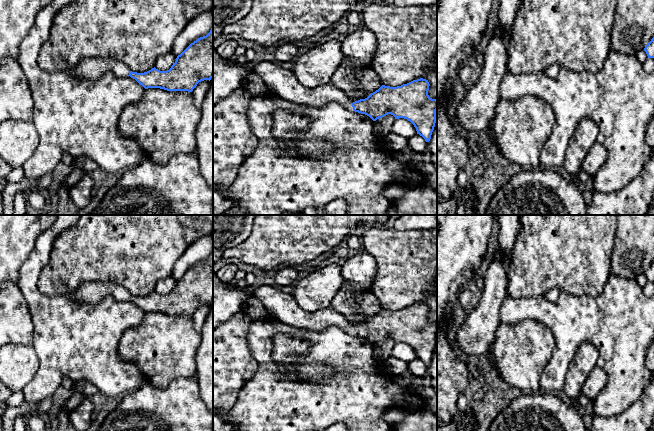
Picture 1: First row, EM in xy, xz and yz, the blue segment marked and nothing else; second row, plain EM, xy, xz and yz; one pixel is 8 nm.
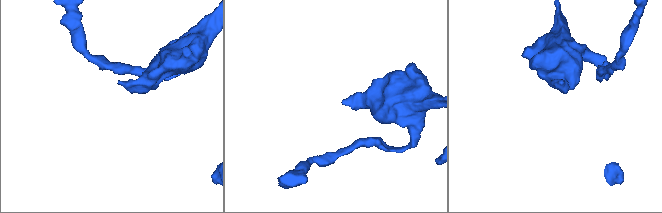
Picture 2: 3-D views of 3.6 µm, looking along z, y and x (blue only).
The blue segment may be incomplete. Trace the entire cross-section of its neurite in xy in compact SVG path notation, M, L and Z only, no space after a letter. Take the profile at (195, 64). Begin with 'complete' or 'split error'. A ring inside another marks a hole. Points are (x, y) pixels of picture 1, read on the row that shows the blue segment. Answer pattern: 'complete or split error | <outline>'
split error | M213 26L210 32L191 43L167 71L155 67L144 73L132 72L121 61L105 57L82 59L73 69L65 70L77 79L98 80L111 71L116 77L130 76L145 89L192 92L197 84L213 78Z

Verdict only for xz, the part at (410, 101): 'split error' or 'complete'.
split error

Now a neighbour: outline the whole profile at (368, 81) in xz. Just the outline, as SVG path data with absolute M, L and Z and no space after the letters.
M364 67L359 70L356 78L359 89L362 92L362 98L367 98L382 86L379 75L370 67Z

